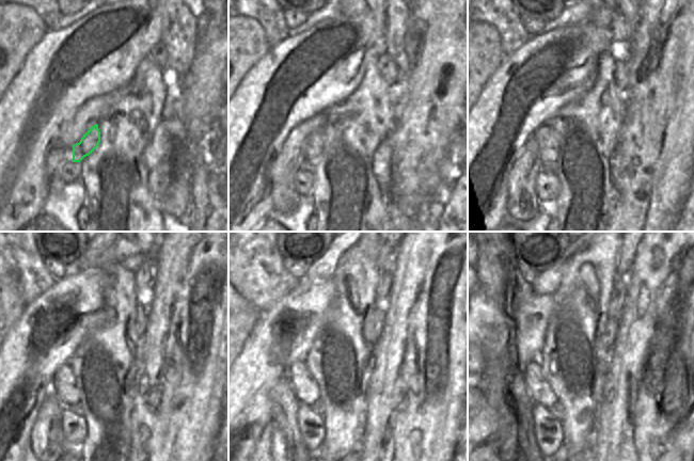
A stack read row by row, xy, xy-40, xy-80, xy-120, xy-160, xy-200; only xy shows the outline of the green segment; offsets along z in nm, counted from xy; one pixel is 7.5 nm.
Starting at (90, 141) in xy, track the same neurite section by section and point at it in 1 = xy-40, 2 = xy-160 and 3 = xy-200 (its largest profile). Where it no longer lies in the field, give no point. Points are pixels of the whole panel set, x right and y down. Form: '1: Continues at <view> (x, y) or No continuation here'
1: Continues at xy-40 (314, 143)
2: Continues at xy-160 (305, 388)
3: Continues at xy-200 (539, 390)

